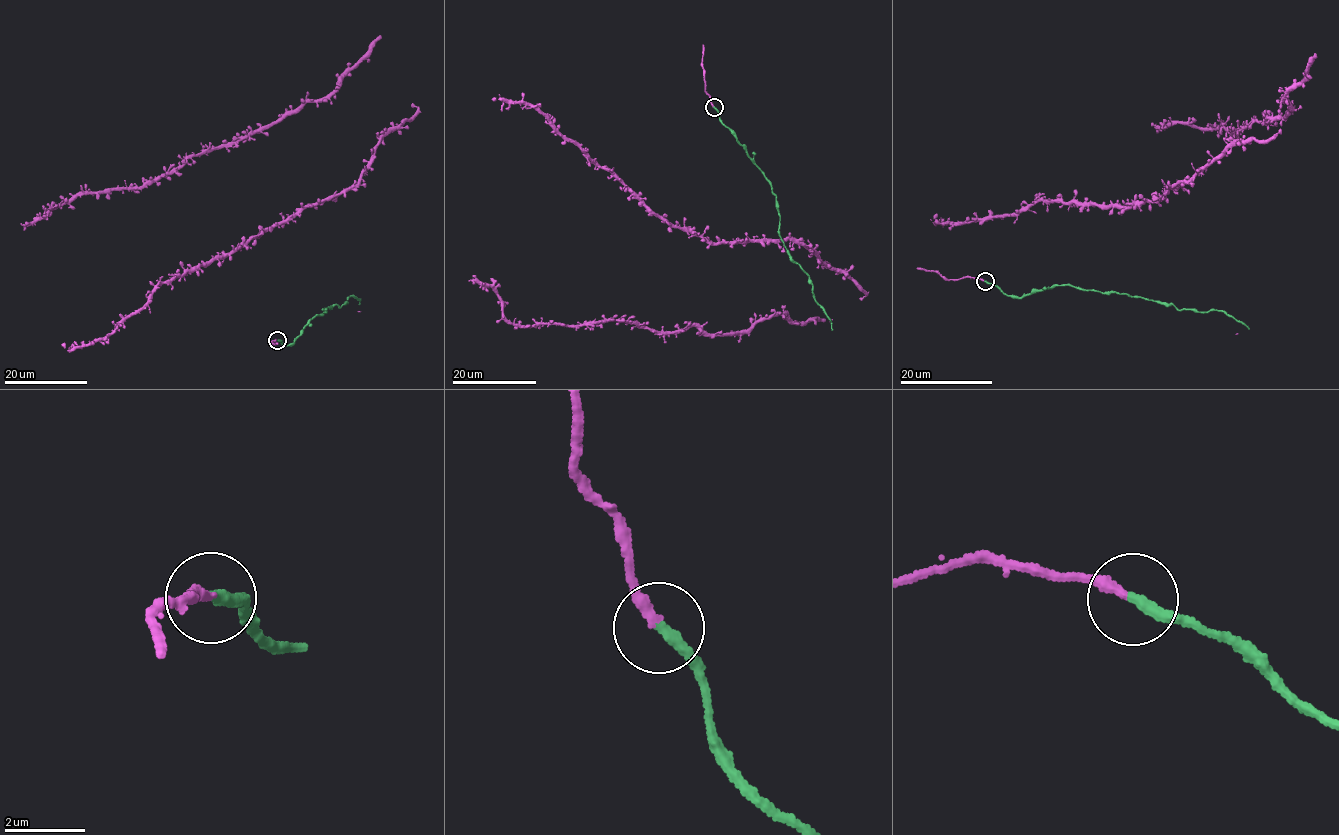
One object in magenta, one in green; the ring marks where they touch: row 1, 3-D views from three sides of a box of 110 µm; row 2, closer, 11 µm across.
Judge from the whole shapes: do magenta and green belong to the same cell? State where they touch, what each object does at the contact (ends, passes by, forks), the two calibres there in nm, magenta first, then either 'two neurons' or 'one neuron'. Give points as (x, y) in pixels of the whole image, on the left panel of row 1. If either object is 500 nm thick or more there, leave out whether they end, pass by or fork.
at (277, 340); magenta ends there; green ends there; 240 nm thick on the magenta side, 320 nm on the other; one neuron

